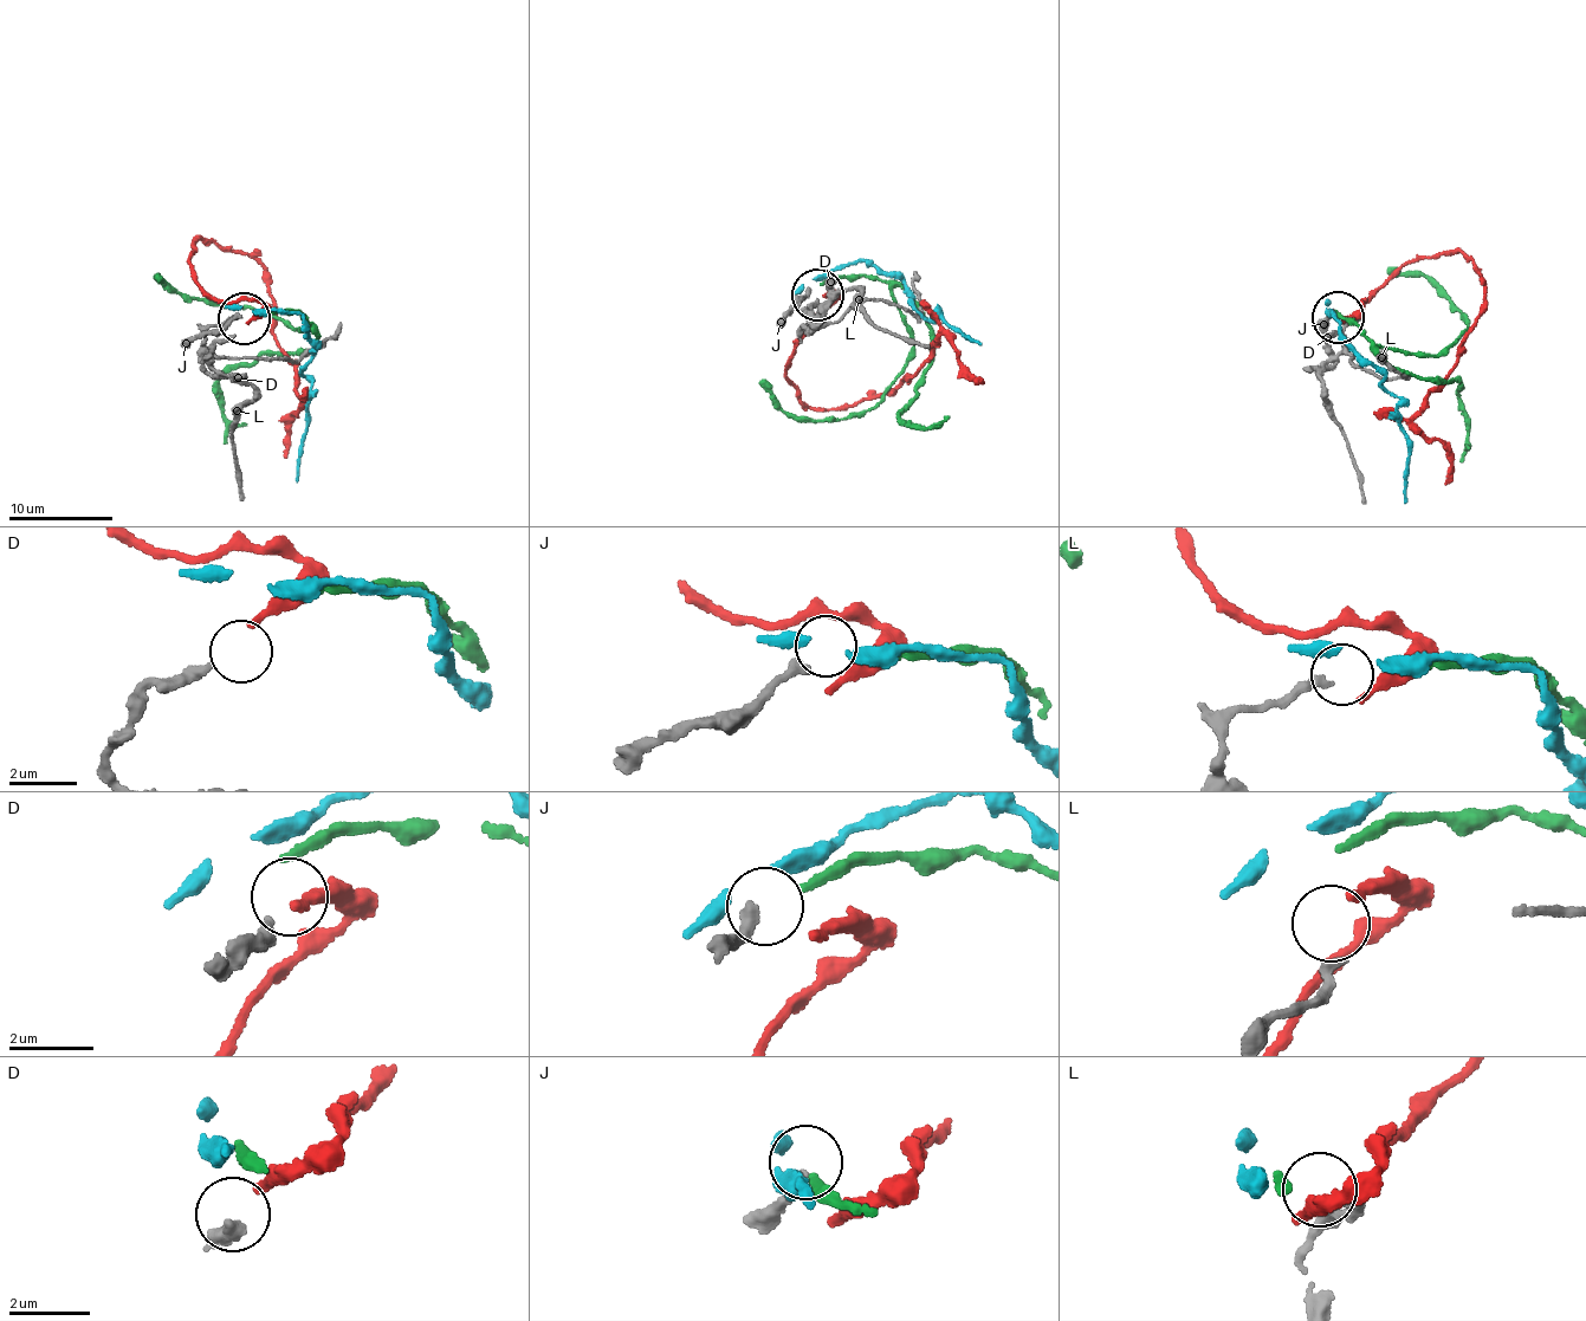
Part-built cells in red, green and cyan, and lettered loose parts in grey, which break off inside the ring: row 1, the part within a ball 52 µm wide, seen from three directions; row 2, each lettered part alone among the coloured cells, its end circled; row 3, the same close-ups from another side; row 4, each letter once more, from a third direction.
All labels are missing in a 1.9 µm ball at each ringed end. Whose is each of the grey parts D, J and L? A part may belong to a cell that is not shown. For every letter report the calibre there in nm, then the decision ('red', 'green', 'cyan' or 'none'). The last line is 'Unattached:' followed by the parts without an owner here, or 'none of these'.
D: 320 nm thick; red
J: 320 nm thick; green
L: 280 nm thick; none
Unattached: L

